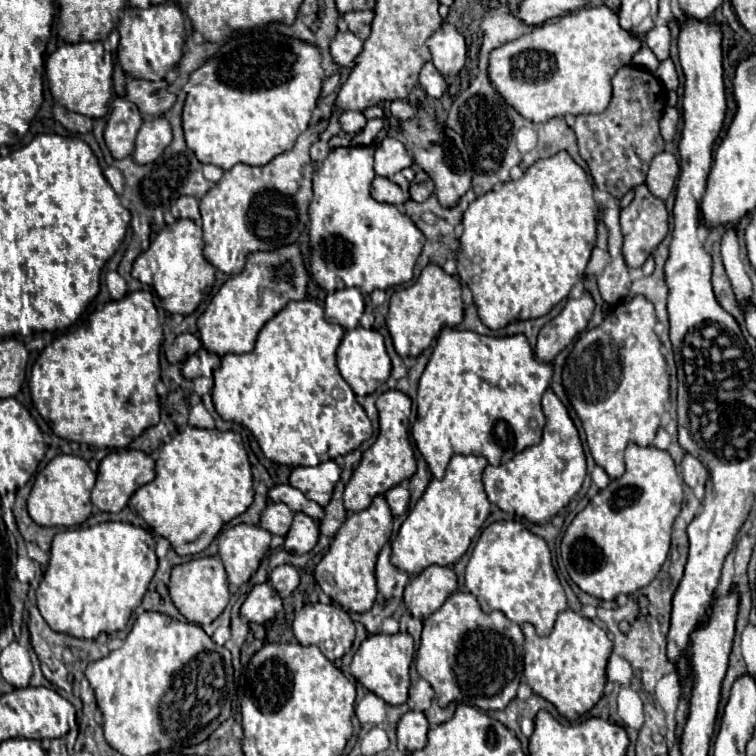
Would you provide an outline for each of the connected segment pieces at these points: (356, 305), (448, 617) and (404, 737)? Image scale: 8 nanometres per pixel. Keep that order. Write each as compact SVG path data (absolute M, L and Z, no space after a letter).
M358 288L336 290L326 296L324 310L330 322L340 324L344 330L352 330L358 326L364 312L364 298Z
M454 592L440 610L424 620L422 642L416 652L416 670L430 682L442 708L450 702L462 702L480 710L504 710L516 698L522 680L522 644L524 634L518 624L512 624L502 612L484 614L470 592Z
M406 712L398 722L398 750L412 754L426 746L428 720L422 712Z

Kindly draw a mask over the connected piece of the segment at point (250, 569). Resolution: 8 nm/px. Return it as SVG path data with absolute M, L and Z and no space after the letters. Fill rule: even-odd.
M238 524L224 530L218 538L218 554L226 568L228 582L242 586L258 570L272 534L250 524Z

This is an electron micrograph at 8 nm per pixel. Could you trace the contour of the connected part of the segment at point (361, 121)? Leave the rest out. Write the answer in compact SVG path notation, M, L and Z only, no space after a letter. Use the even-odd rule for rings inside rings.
M346 110L338 116L338 122L340 122L340 128L346 132L346 134L356 134L364 128L366 124L366 118L362 112L356 112L356 110Z

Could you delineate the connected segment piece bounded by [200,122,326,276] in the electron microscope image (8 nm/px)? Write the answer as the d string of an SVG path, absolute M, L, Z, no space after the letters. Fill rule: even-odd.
M318 122L302 132L292 150L278 154L266 166L236 164L224 172L224 178L214 184L200 200L200 214L204 222L204 256L220 272L236 276L242 272L248 254L272 252L276 248L294 244L308 224L308 204L312 200L312 160L310 146L326 122Z

